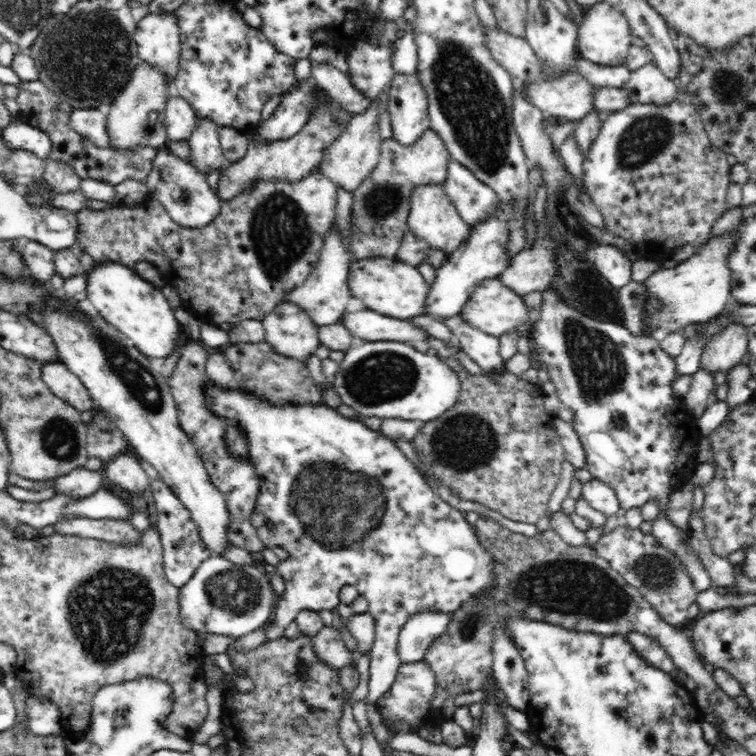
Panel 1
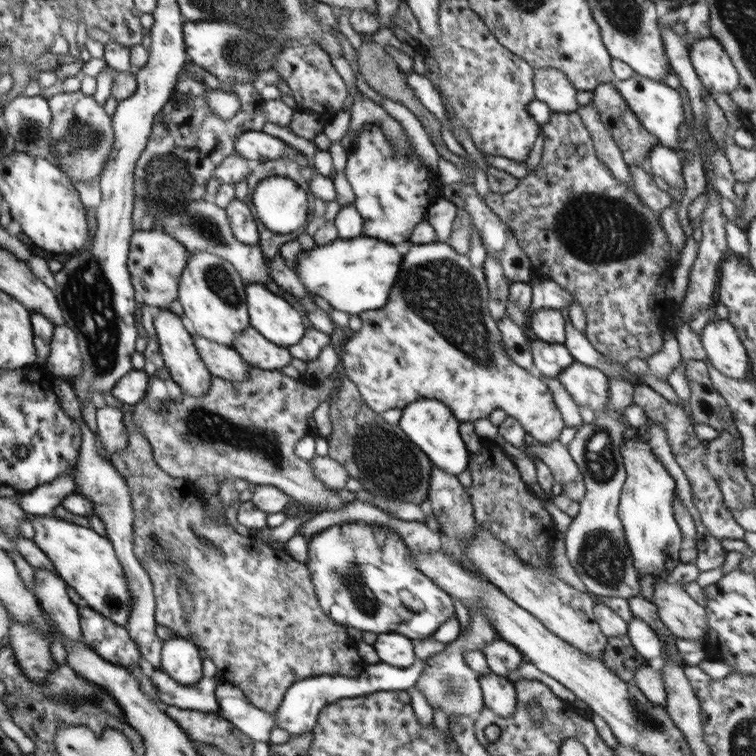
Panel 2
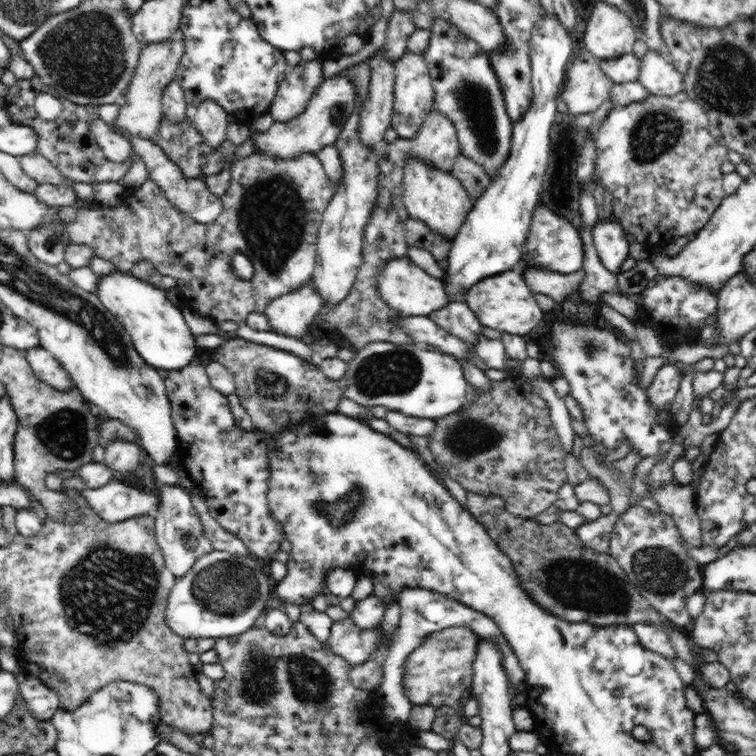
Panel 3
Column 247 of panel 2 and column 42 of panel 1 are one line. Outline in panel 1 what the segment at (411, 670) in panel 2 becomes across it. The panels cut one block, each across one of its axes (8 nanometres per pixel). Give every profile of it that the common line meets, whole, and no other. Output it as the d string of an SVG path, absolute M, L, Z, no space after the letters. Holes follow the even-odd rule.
M29 697L25 711L29 729L36 735L60 735L65 730L64 718L50 700Z

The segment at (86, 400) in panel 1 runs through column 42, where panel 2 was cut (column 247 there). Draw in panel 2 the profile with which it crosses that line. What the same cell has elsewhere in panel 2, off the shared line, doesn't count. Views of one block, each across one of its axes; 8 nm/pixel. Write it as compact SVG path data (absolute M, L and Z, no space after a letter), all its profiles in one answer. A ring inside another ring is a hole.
M192 333L192 338L212 375L230 382L249 378L249 366L236 349L202 338L199 334Z

